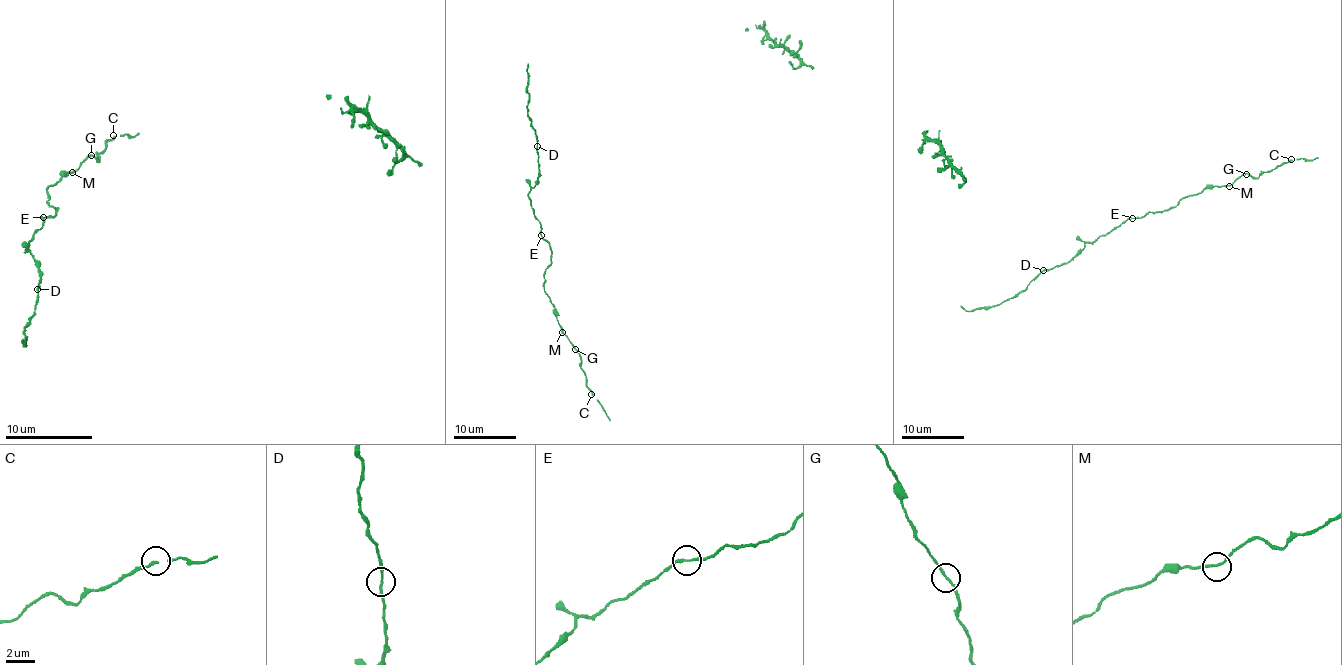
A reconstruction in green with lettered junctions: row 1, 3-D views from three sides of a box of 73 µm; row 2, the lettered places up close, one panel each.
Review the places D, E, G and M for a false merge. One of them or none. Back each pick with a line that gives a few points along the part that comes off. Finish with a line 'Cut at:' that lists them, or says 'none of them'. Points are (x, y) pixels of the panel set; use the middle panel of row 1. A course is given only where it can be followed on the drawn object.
Cut at: none of them

